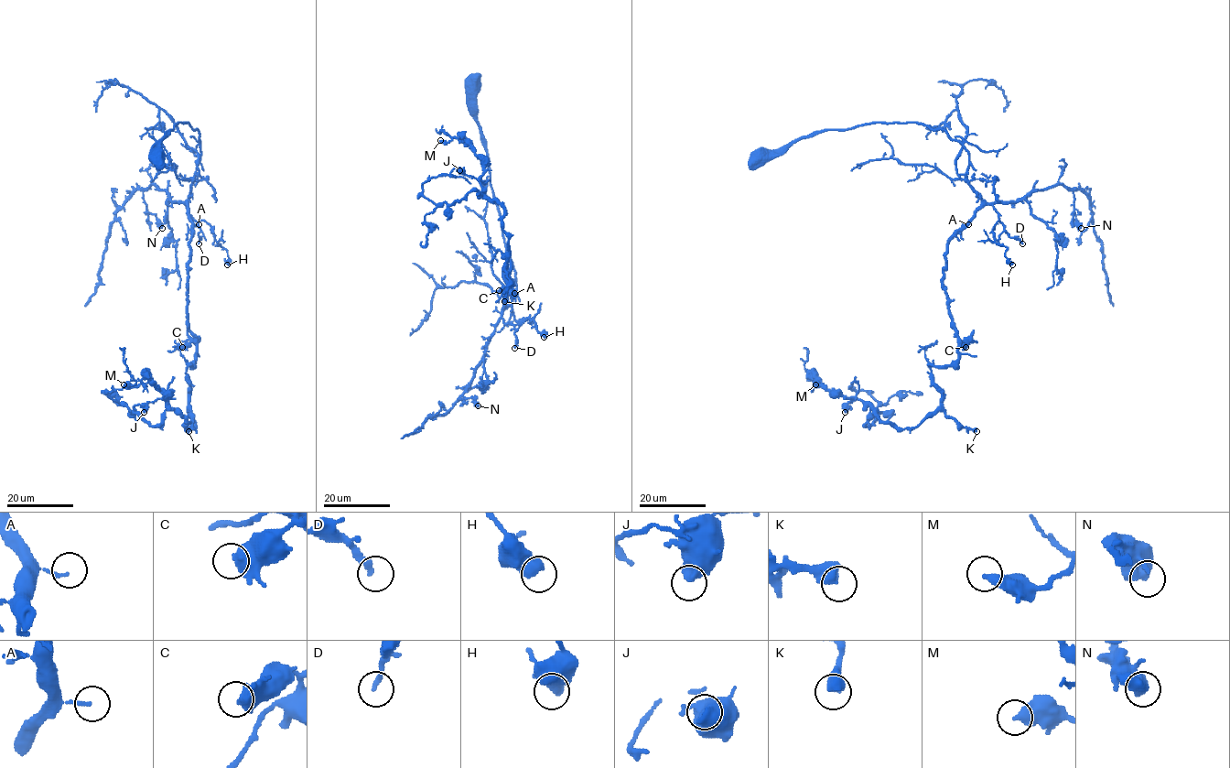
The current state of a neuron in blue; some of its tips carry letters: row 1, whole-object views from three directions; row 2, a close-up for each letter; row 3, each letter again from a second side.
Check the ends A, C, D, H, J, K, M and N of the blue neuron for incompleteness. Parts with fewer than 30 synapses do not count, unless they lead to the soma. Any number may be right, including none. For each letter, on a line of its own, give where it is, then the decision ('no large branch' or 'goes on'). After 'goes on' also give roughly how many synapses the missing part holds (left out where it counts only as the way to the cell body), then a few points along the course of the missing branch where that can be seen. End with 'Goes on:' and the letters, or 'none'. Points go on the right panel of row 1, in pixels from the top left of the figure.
A: place (968, 224); no large branch
C: place (965, 347); no large branch
D: place (1022, 243); no large branch
H: place (1012, 265); no large branch
J: place (845, 412); no large branch
K: place (976, 431); goes on; 70 synapses; course (976, 431), (1004, 416), (1023, 398), (1032, 373), (1032, 362), (1026, 355), (1020, 367), (1023, 371), (1028, 366)
M: place (815, 384); no large branch
N: place (1081, 228); no large branch
Goes on: K

